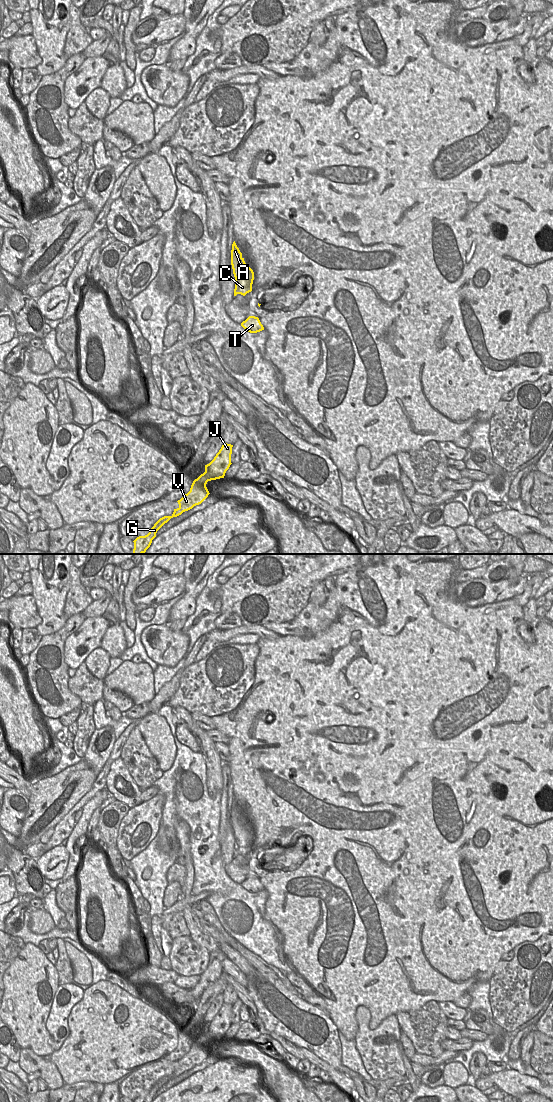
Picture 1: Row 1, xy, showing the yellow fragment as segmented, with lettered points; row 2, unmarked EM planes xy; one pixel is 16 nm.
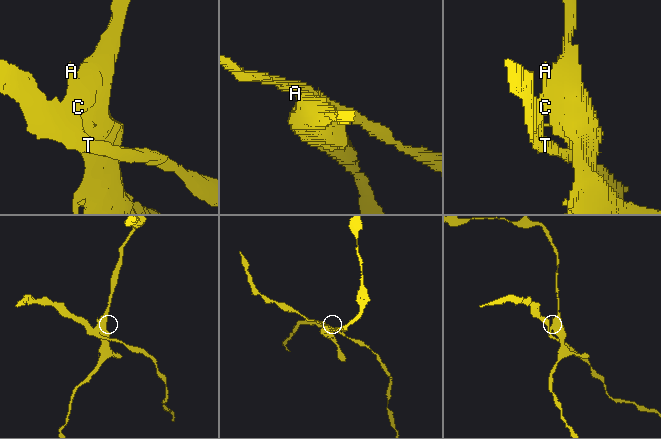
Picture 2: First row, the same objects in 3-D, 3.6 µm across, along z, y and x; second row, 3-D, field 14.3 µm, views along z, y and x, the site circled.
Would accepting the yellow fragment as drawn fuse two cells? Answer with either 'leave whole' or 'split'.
split

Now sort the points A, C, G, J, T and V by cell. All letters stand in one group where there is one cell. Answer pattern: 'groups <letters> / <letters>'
groups A C G J V / T

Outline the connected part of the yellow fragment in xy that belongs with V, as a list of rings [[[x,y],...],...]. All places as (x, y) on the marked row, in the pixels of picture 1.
[[[223,443],[221,449],[214,459],[205,465],[205,472],[195,479],[191,485],[190,491],[178,500],[179,507],[174,509],[171,516],[160,518],[149,533],[145,536],[137,537],[134,542],[132,554],[143,554],[150,547],[152,540],[156,537],[157,531],[167,523],[171,518],[181,515],[183,512],[192,509],[194,506],[201,504],[210,494],[206,484],[208,481],[224,478],[226,471],[231,463],[233,445]]]

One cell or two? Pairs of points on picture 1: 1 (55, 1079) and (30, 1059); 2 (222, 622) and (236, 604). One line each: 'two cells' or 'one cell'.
1: one cell
2: two cells

